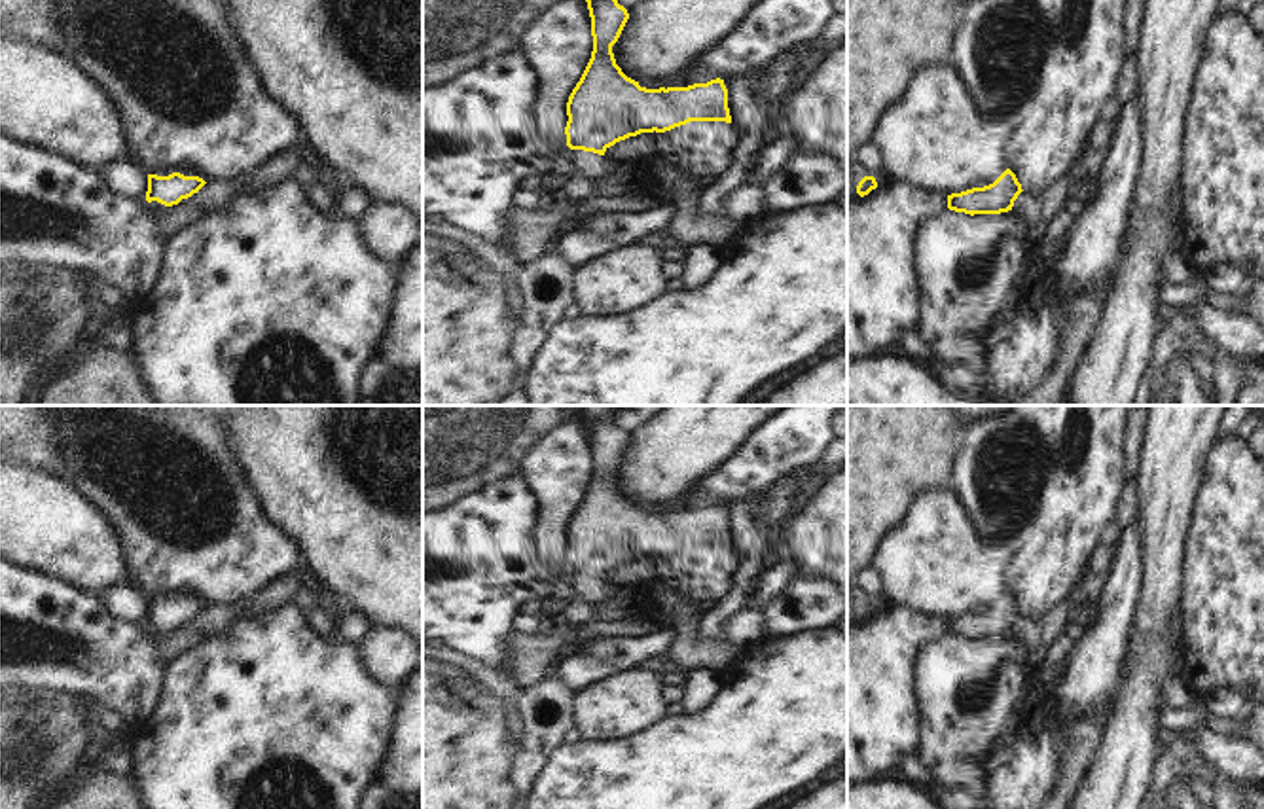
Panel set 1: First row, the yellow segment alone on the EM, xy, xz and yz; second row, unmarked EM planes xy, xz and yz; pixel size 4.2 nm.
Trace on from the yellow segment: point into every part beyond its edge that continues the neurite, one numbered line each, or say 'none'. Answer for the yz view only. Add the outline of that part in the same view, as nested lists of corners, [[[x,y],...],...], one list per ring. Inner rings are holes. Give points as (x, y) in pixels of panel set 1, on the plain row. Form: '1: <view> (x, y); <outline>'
1: yz (1028, 631); [[[1021,616],[1014,625],[1012,635],[1031,652],[1037,652],[1042,644],[1042,625],[1031,618]]]

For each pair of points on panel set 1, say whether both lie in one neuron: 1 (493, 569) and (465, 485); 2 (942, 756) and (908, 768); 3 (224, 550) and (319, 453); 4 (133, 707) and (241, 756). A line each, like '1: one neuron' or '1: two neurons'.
1: two neurons
2: two neurons
3: two neurons
4: two neurons

